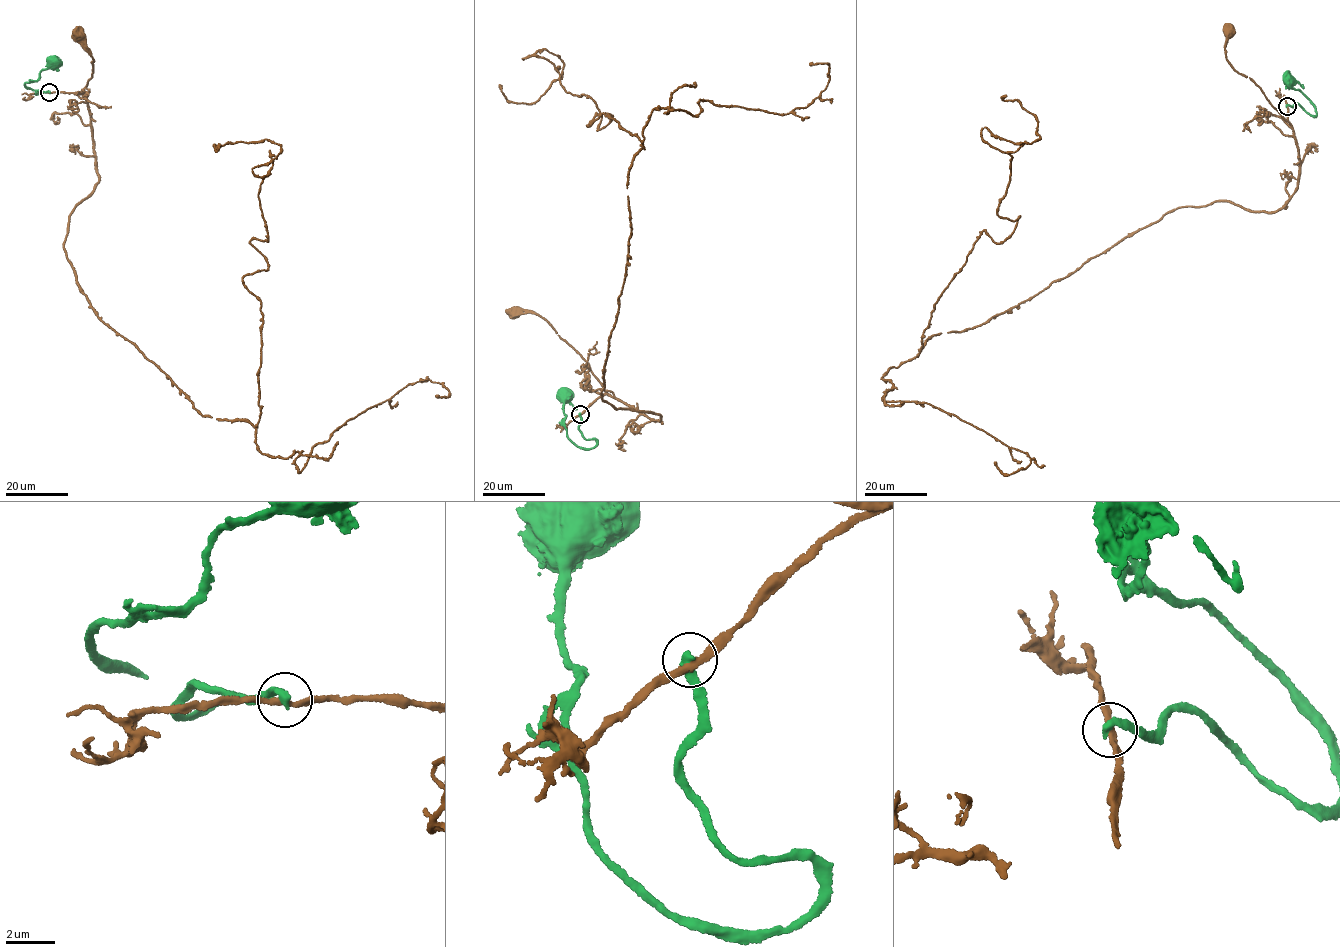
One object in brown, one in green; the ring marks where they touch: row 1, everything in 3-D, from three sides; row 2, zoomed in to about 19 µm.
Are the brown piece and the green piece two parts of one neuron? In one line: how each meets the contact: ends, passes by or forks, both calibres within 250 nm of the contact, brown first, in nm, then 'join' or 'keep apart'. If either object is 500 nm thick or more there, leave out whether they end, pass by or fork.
brown passes by | green ends | 240/340 nm | keep apart

